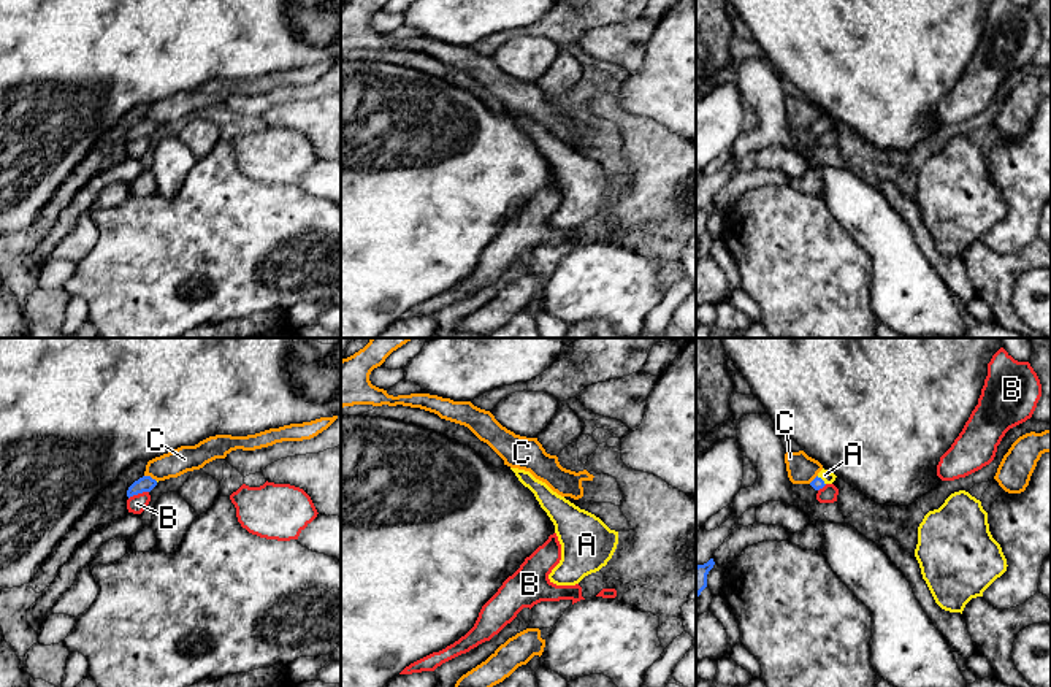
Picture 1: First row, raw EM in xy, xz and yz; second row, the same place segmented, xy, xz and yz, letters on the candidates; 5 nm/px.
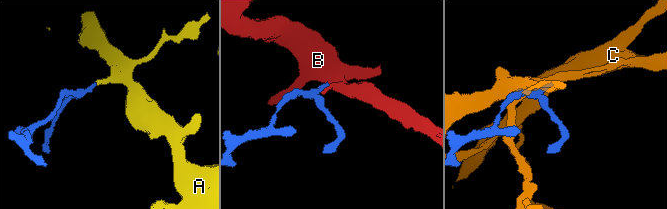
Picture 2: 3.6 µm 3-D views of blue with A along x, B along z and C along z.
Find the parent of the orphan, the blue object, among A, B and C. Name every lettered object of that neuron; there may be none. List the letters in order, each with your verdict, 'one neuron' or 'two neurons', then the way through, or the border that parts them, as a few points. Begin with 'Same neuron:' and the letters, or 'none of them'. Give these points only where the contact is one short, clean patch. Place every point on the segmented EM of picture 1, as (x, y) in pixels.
Same neuron: A
A: one neuron | across yz (817, 483), (821, 479), (825, 475)
B: two neurons | along xy (148, 491), (133, 494), (129, 498)
C: two neurons

